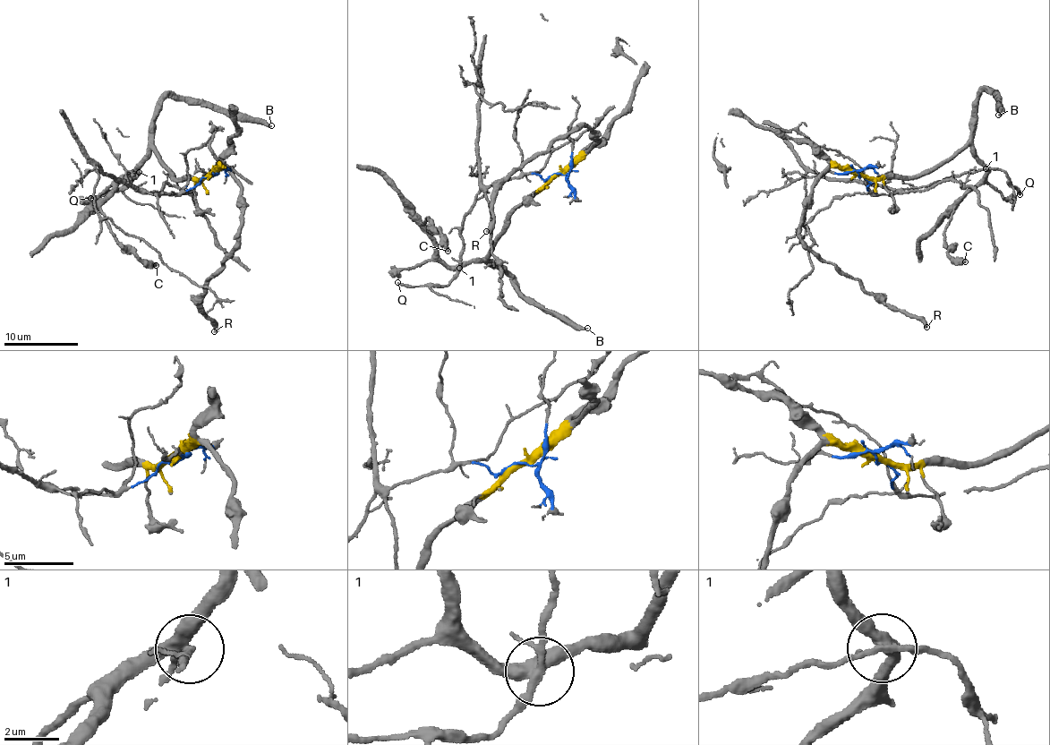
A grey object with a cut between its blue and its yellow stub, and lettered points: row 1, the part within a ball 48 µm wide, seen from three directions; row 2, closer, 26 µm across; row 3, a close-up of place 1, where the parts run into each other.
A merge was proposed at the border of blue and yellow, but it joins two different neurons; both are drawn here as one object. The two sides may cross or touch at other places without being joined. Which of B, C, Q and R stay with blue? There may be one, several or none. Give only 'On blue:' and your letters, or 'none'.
On blue: Q

